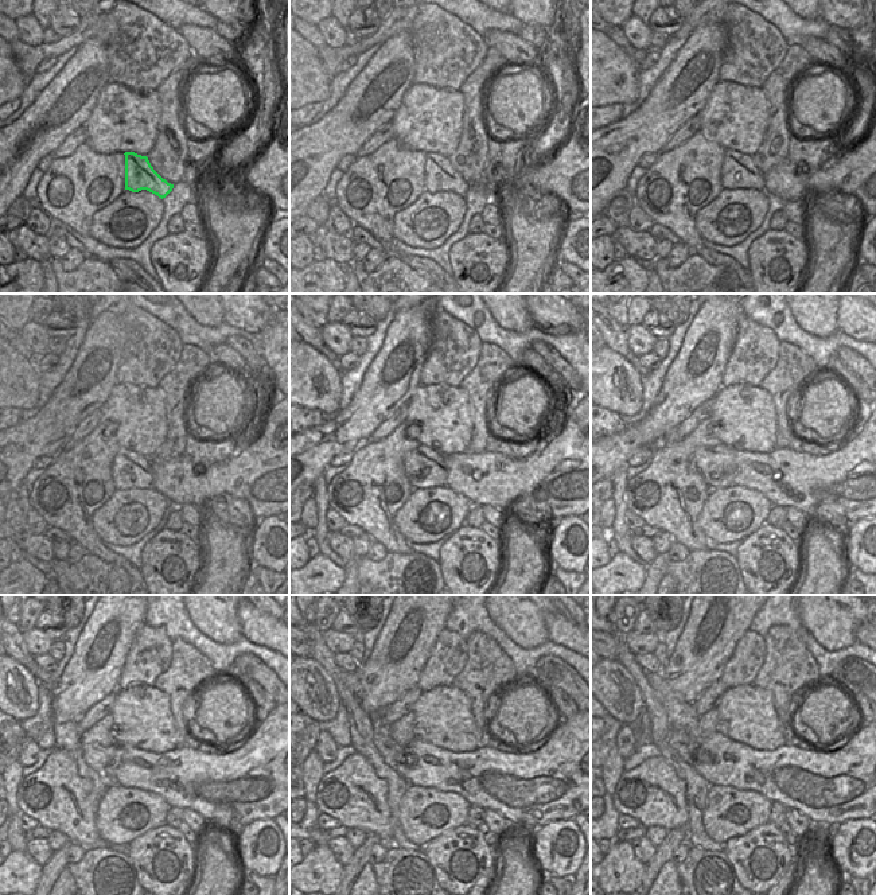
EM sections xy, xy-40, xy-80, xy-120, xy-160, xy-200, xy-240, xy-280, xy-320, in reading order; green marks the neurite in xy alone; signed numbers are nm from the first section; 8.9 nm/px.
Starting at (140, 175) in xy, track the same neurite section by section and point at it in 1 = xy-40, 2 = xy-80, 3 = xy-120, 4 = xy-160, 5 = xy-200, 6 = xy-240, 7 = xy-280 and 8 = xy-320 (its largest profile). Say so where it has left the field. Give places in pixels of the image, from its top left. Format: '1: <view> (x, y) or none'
1: xy-40 (440, 176)
2: xy-80 (738, 170)
3: xy-120 (131, 470)
4: xy-160 (424, 467)
5: xy-200 (717, 464)
6: xy-240 (104, 761)
7: xy-280 (390, 751)
8: xy-320 (678, 739)

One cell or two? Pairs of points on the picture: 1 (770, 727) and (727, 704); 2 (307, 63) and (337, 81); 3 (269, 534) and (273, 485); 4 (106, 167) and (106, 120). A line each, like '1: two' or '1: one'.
1: one
2: two
3: two
4: two

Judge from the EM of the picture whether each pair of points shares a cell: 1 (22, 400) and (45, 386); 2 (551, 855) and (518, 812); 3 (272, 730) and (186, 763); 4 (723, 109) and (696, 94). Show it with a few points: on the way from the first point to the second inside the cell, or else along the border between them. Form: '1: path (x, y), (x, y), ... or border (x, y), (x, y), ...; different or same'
1: border (39, 373), (39, 399), (32, 407), (22, 411); different
2: border (563, 820), (555, 820), (532, 828); different
3: path (250, 751), (237, 765), (207, 765); same
4: border (717, 80), (705, 105), (696, 115); different

